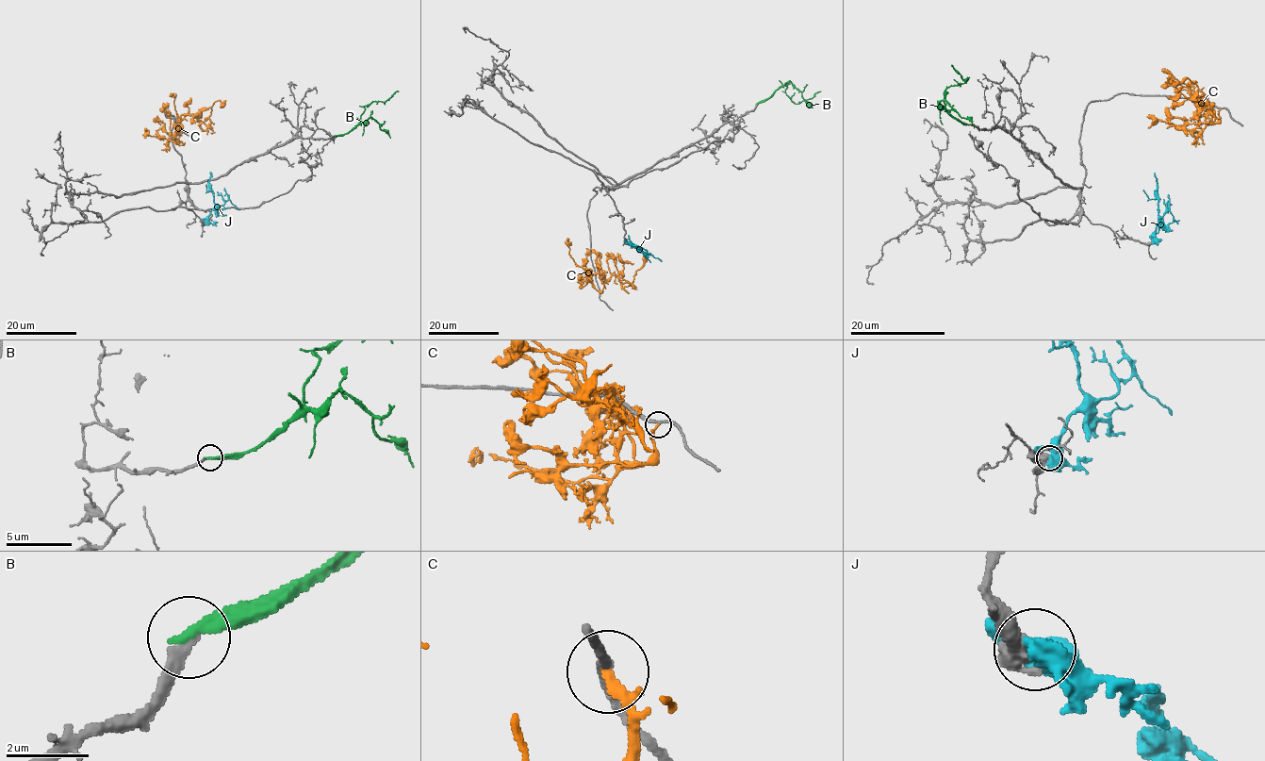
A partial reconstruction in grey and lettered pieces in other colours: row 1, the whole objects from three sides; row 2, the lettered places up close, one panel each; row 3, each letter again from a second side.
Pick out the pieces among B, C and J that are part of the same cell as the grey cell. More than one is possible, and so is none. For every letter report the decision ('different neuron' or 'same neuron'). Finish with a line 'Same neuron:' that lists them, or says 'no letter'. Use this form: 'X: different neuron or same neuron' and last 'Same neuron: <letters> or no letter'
B: same neuron
C: different neuron
J: different neuron
Same neuron: B

